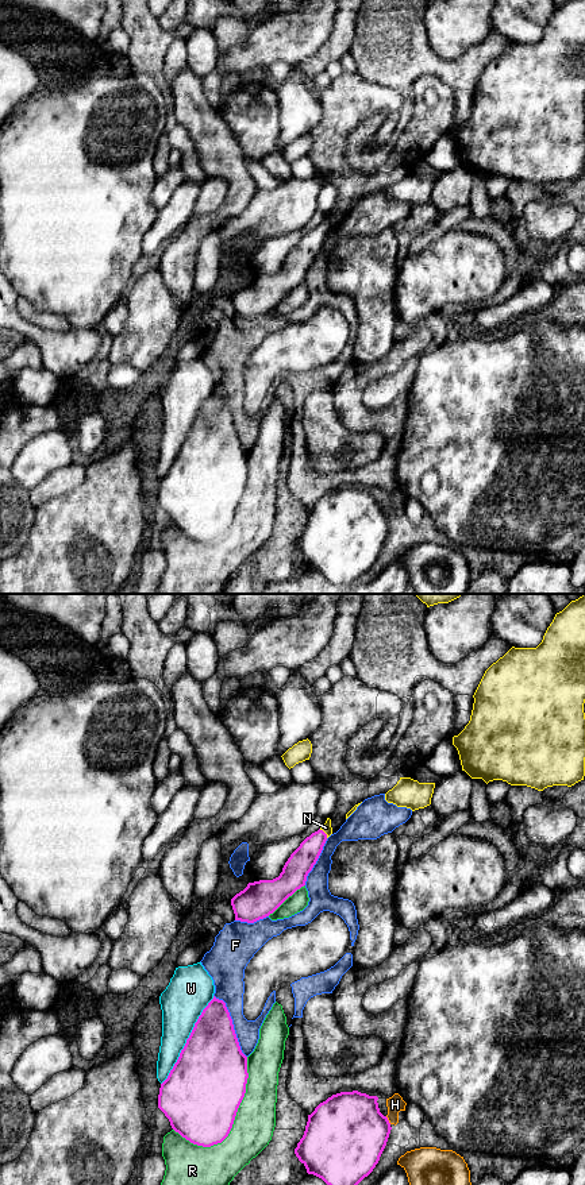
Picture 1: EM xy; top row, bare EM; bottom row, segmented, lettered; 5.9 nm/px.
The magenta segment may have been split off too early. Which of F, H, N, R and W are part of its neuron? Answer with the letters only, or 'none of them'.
none of them

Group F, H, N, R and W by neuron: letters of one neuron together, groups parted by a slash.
F / H W / N / R

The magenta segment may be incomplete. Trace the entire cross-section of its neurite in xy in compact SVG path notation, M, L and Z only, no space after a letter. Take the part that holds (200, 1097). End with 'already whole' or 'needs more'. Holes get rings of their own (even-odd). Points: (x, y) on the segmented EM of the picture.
M213 999L203 1010L168 1078L161 1084L158 1108L169 1119L172 1128L193 1145L211 1147L230 1134L238 1108L246 1093L247 1057L242 1053L232 1019L223 1000Z; already whole

